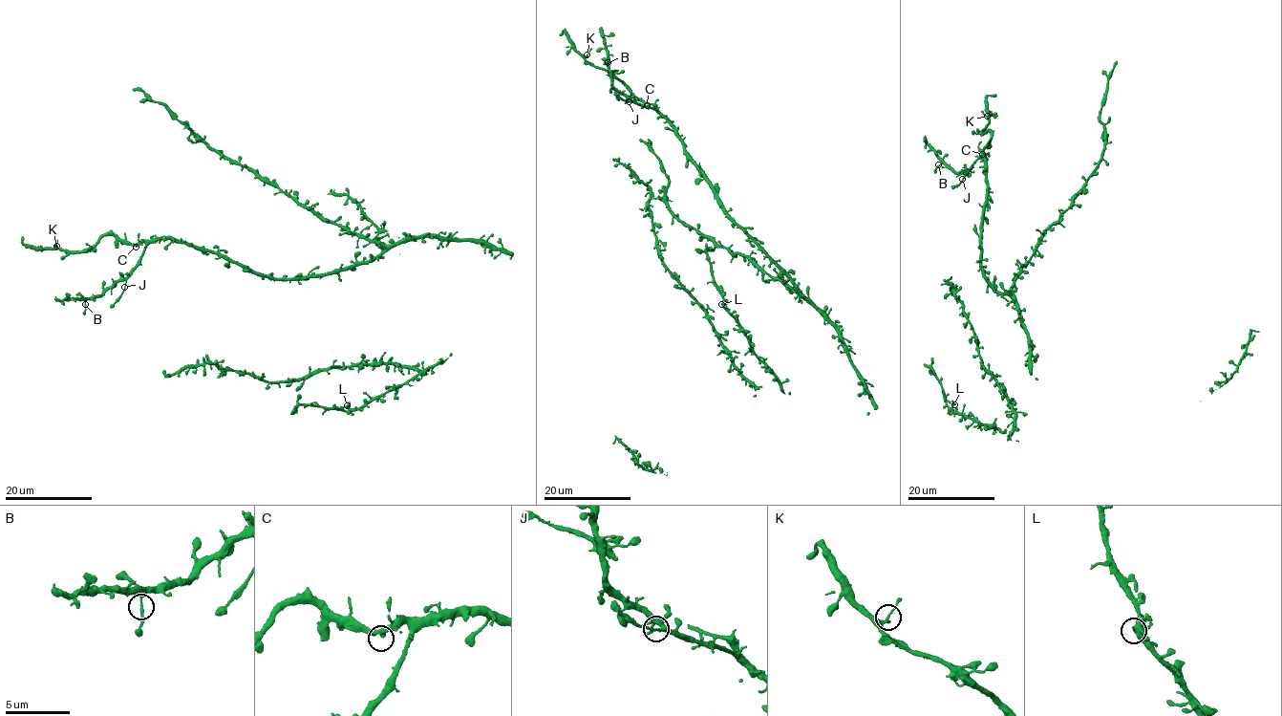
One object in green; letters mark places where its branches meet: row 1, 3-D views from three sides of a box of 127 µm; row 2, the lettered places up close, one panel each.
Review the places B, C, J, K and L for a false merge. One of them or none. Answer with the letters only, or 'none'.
J

